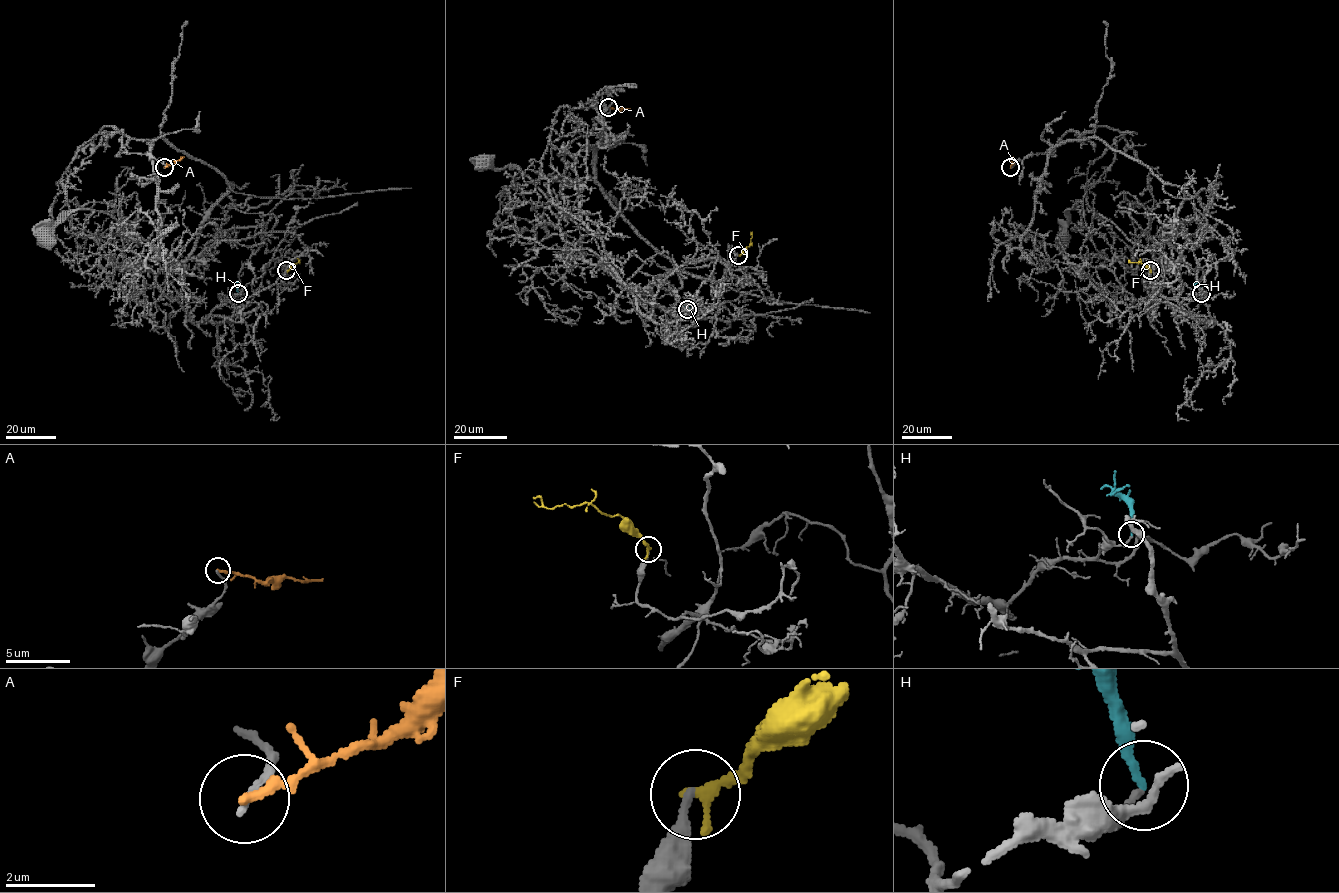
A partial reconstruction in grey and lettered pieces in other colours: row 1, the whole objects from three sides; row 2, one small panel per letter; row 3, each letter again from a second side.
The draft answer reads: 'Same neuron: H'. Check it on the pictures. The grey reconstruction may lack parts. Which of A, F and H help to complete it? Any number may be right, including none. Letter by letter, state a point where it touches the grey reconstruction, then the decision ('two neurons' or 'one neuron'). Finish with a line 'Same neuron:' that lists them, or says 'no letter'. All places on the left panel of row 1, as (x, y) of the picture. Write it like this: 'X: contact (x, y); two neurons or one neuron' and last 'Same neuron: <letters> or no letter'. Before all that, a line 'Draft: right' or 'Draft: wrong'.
Draft: wrong
A: contact (164, 167); two neurons
F: contact (286, 270); two neurons
H: contact (238, 293); two neurons
Same neuron: no letter

